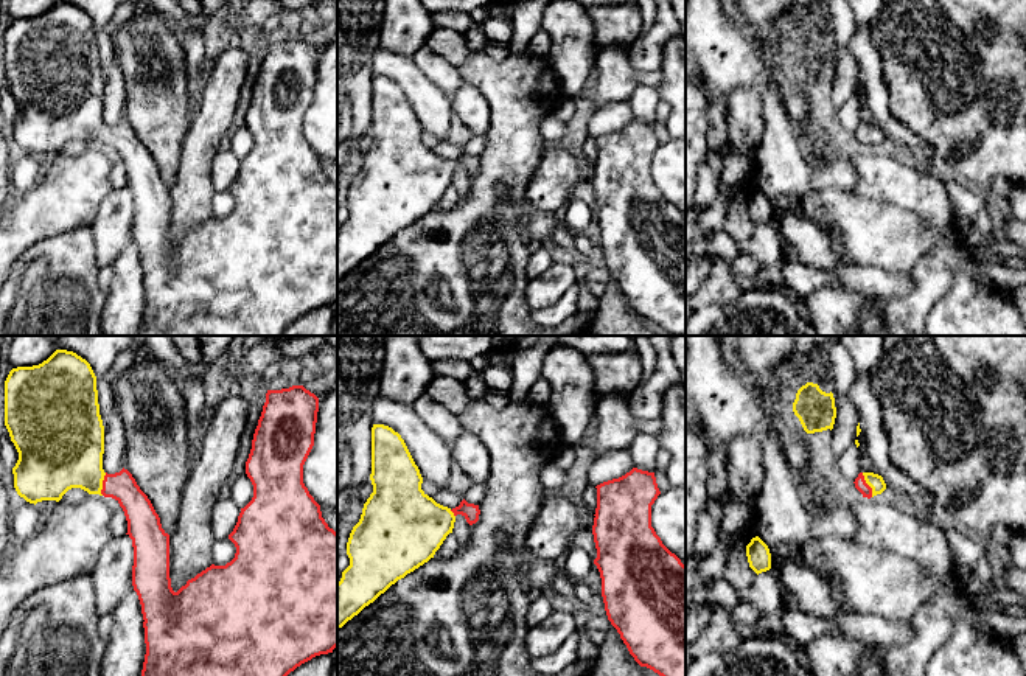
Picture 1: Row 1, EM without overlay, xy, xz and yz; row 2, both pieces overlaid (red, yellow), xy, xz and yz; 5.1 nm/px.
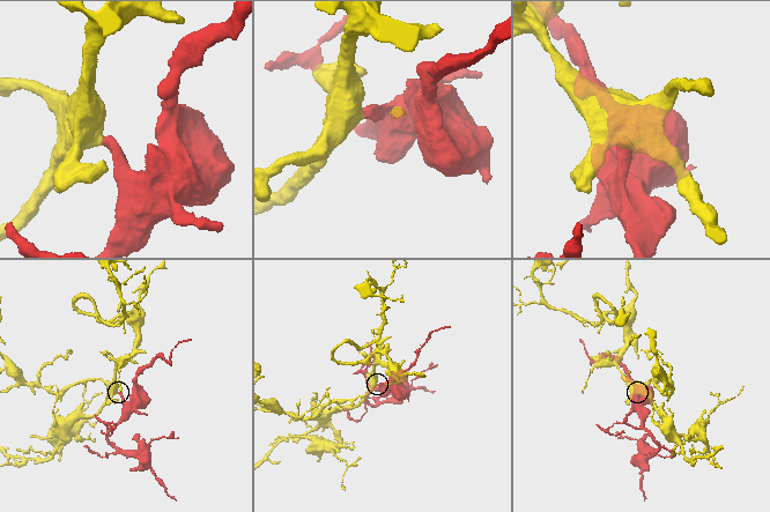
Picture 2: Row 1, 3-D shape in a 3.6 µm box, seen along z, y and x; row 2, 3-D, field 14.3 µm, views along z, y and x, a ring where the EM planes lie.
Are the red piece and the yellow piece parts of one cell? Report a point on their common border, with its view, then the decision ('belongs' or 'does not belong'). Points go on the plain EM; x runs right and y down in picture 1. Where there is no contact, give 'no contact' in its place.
meets red in yz at (868, 137); belongs

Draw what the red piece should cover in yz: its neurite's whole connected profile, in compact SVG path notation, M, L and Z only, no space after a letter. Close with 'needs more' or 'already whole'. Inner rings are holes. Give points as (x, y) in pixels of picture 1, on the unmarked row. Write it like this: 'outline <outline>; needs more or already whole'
outline M860 124L853 135L863 149L867 151L881 146L886 141L883 129L874 124Z; needs more

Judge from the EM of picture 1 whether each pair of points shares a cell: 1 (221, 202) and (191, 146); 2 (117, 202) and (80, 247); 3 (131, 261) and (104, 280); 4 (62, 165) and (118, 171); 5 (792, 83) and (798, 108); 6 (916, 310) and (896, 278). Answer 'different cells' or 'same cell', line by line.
1: different cells
2: different cells
3: different cells
4: different cells
5: same cell
6: different cells

